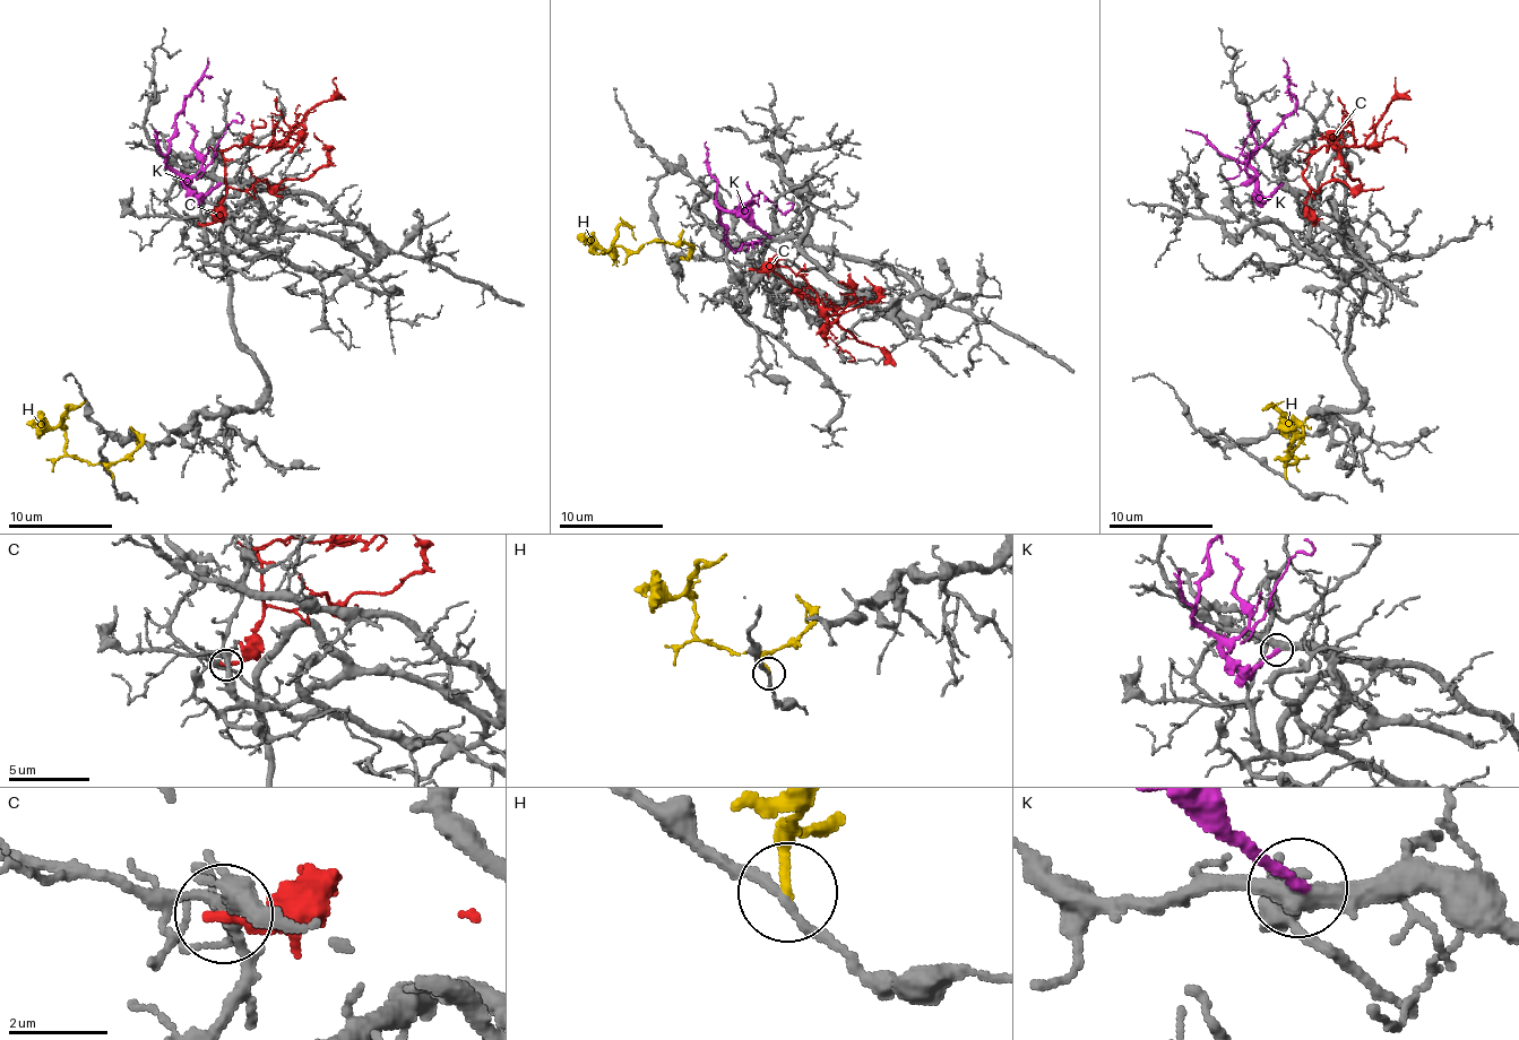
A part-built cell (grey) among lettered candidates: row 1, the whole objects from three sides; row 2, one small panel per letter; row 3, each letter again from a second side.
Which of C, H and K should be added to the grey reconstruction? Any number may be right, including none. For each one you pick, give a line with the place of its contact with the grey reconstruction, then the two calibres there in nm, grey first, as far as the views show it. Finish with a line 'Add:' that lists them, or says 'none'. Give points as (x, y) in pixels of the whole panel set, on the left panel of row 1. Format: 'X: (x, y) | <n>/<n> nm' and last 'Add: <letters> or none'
K: (219, 183) | 360/240 nm
Add: K

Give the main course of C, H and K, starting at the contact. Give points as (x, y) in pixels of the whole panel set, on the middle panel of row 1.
C: (752, 269), (762, 269), (770, 261), (775, 263), (775, 259), (773, 269), (835, 315), (853, 337), (887, 349)
H: (664, 241), (643, 243), (635, 251), (616, 245), (616, 259), (612, 241), (622, 225), (632, 230), (635, 241)
K: (770, 237), (749, 219), (715, 205), (726, 241), (736, 251), (757, 243), (757, 237)

